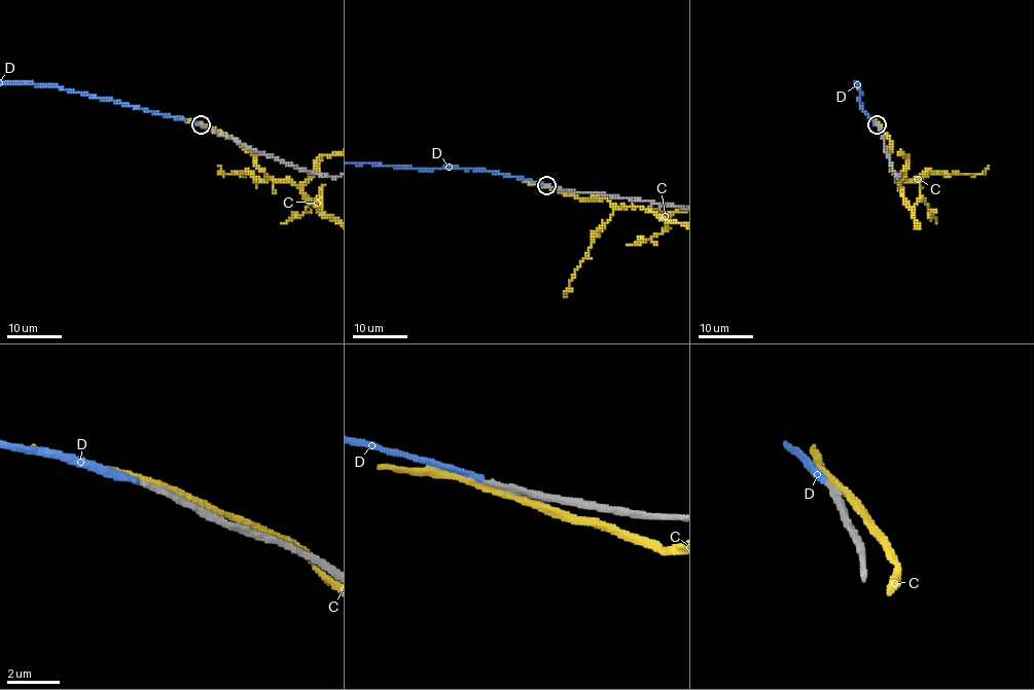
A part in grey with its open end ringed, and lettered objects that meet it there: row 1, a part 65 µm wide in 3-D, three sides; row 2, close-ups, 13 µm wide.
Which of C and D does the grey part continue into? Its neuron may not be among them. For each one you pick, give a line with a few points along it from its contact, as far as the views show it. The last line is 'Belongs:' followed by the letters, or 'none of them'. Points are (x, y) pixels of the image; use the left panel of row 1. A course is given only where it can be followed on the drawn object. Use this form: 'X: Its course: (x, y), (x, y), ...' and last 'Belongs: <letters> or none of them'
Belongs: D

